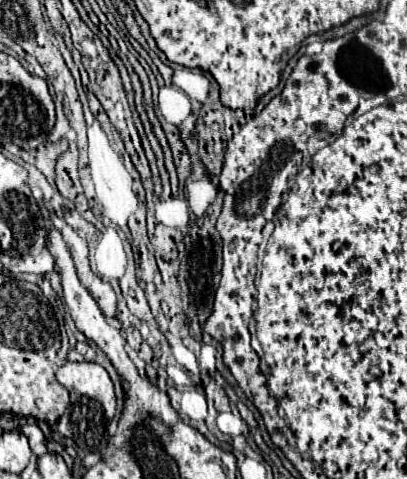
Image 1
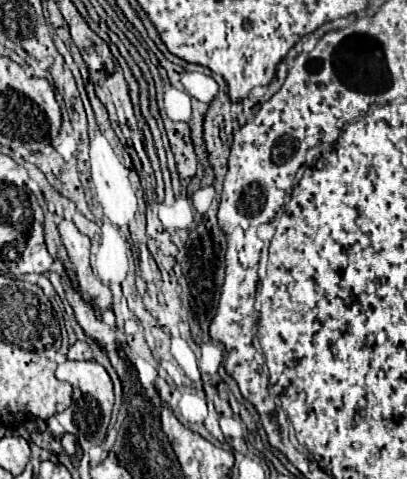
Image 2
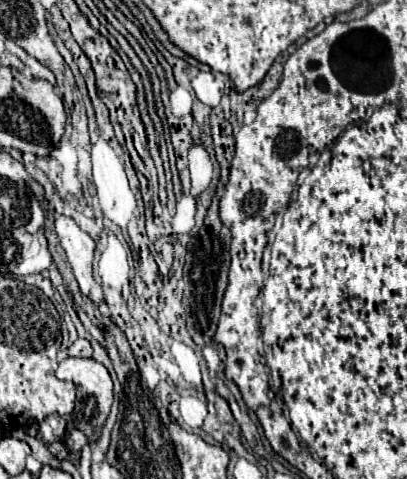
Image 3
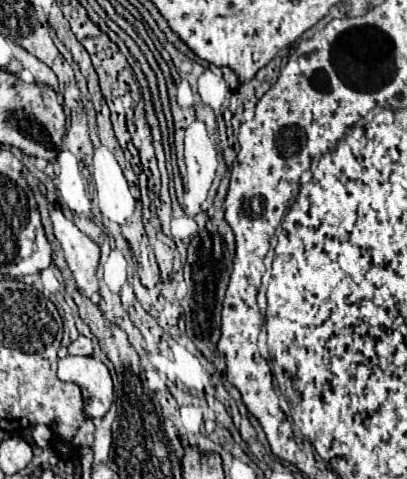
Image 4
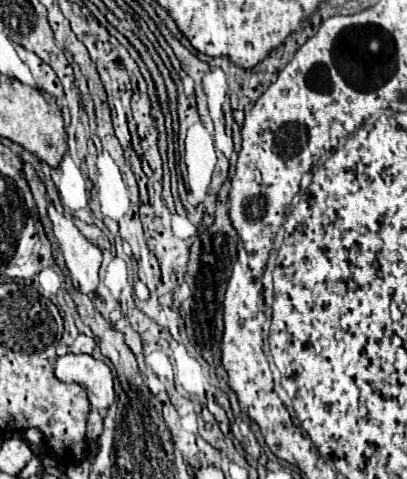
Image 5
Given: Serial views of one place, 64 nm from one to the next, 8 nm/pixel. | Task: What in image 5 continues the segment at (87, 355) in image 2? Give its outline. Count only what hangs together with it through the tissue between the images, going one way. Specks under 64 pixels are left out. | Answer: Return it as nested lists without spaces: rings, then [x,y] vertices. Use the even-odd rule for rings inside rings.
[[[80,334],[80,336],[74,340],[74,344],[68,346],[68,350],[70,350],[72,354],[92,354],[94,344],[96,344],[94,338],[90,338],[90,336],[86,336],[86,334]]]

